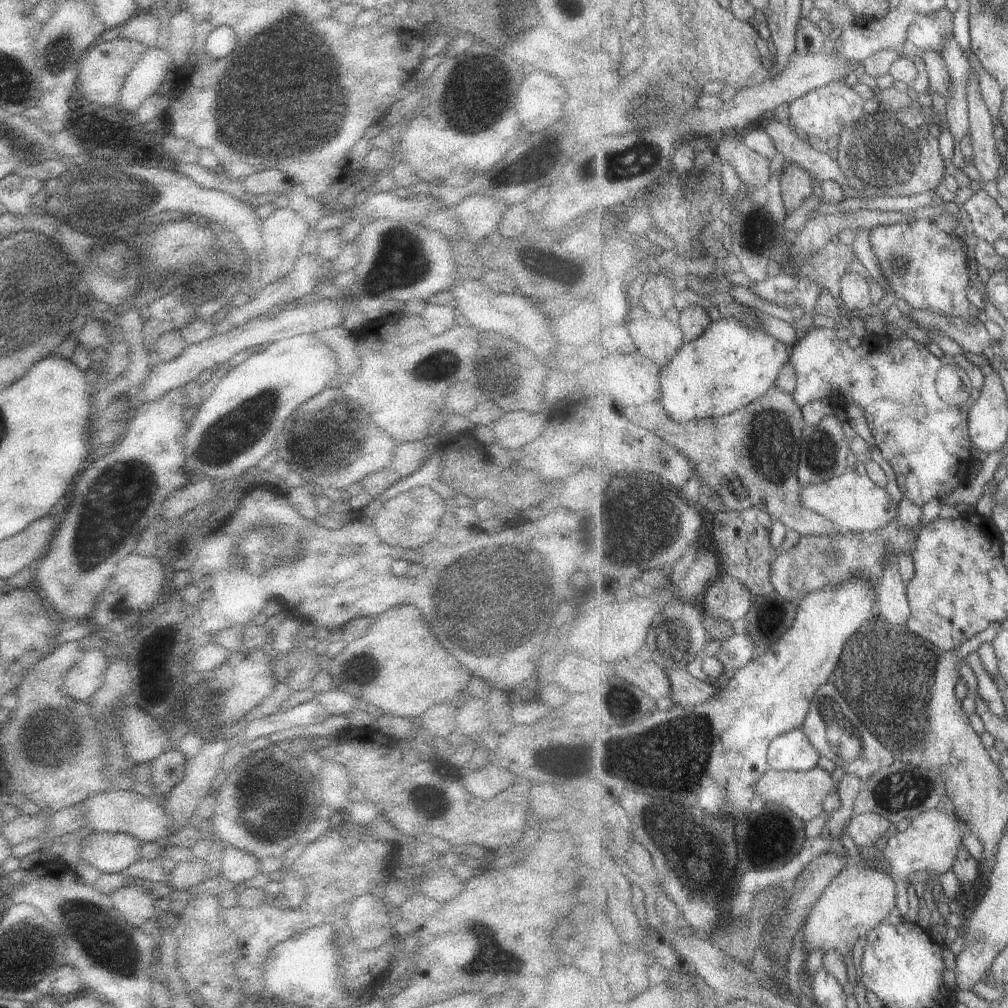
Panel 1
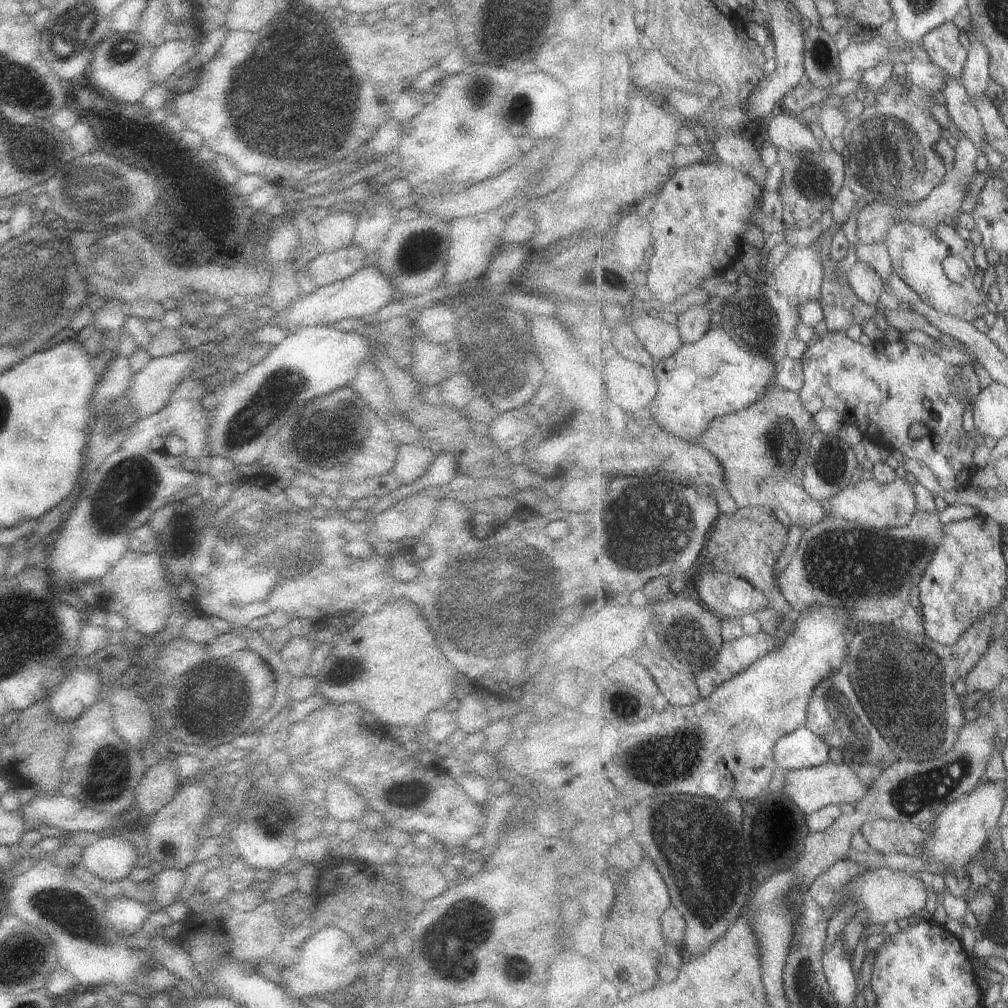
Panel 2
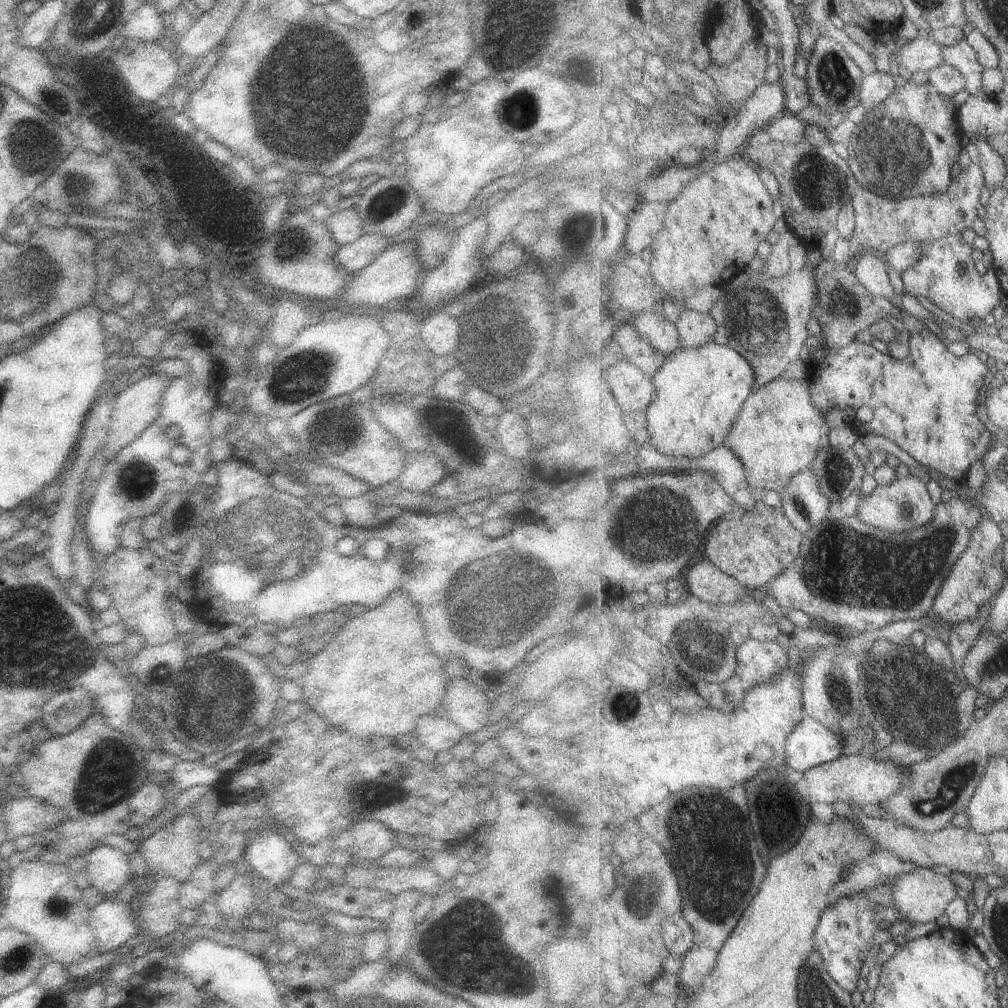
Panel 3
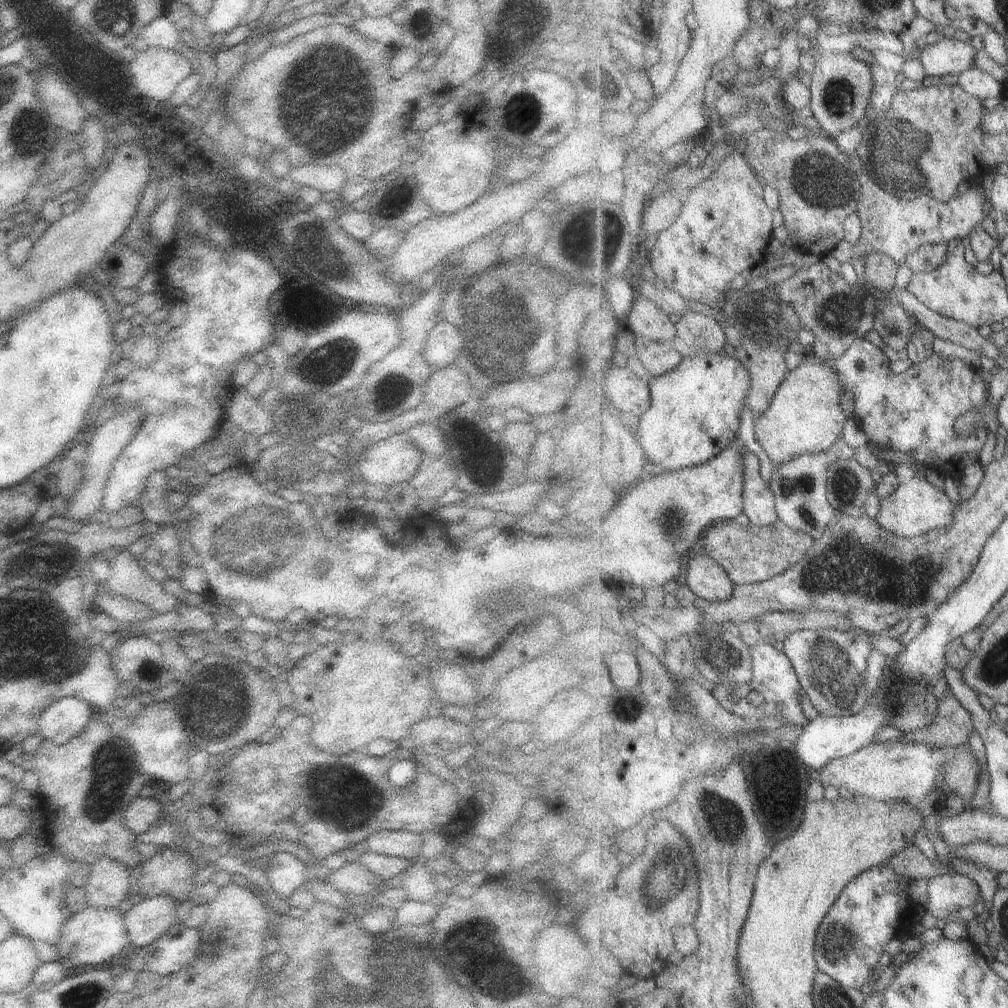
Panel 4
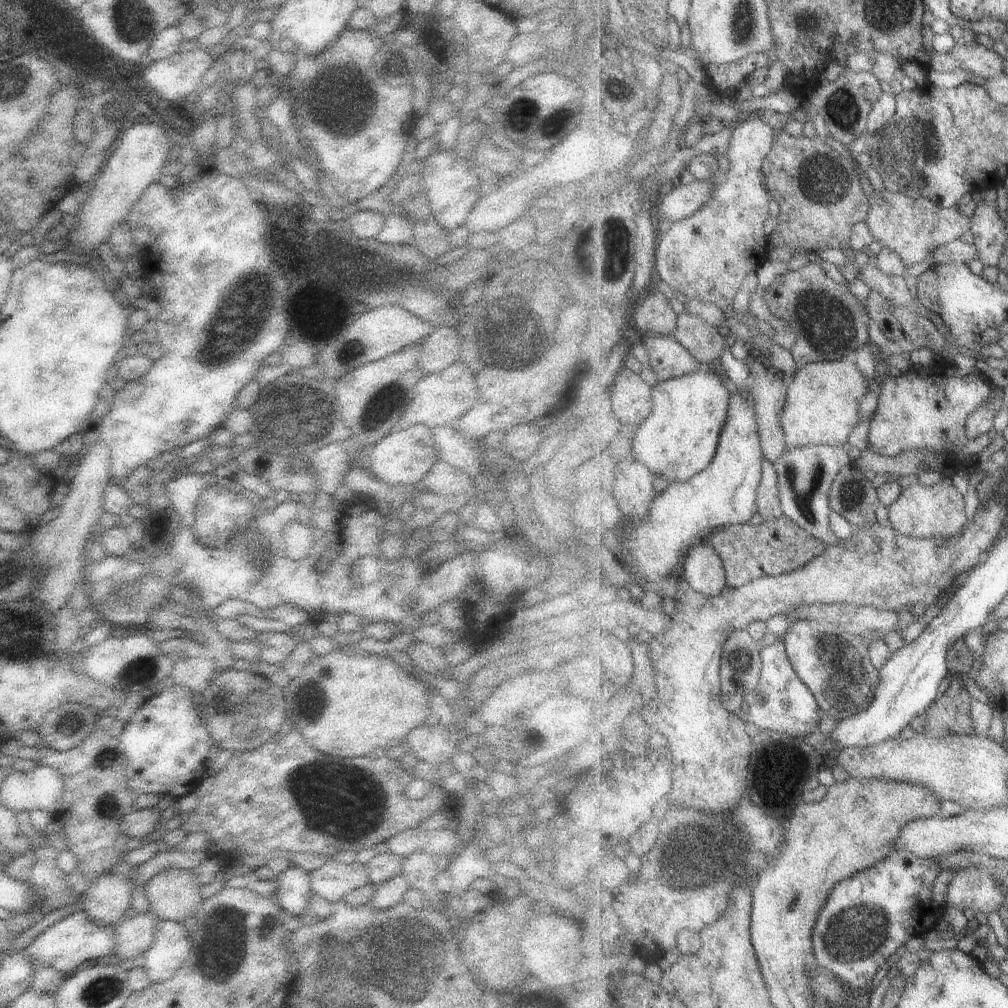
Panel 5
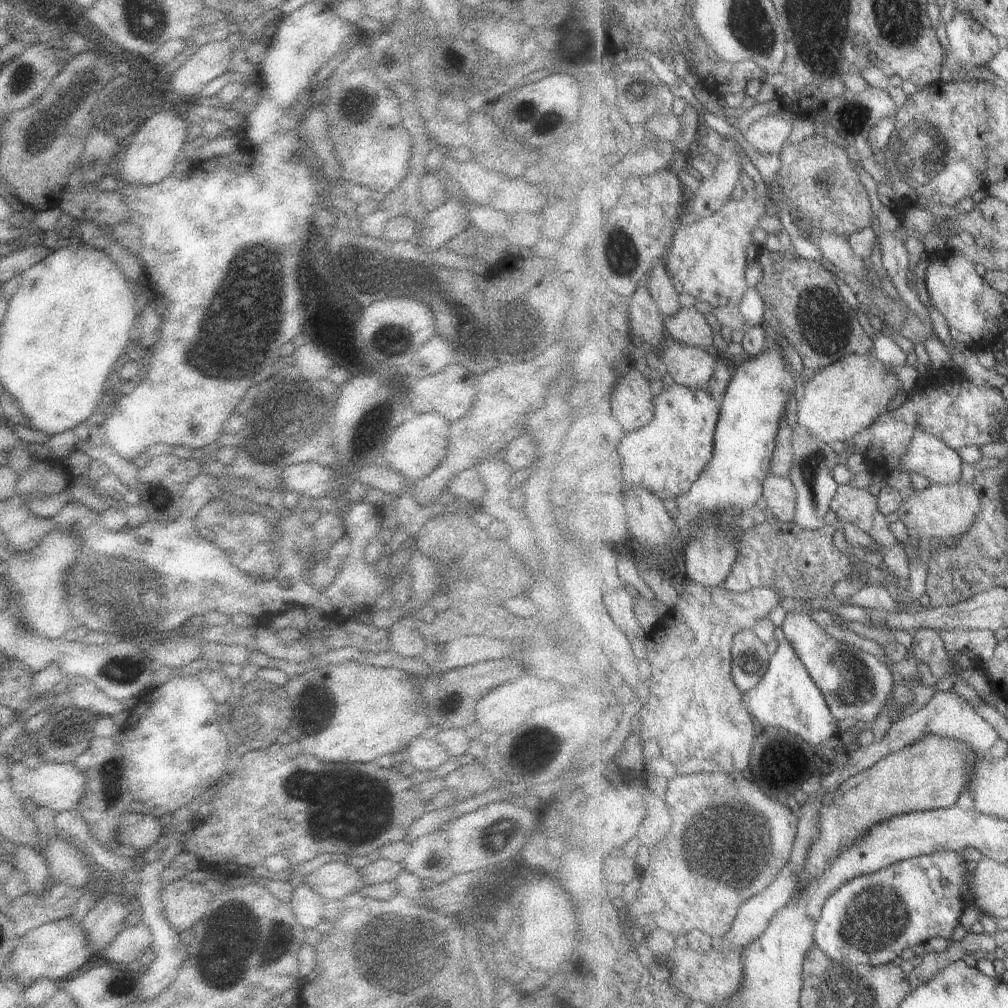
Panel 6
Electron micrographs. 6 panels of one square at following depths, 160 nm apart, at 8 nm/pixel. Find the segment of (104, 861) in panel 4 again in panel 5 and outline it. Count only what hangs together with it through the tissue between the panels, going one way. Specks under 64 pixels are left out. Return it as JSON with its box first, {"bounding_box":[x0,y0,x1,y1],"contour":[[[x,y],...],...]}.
{"bounding_box":[82,873,133,928],"contour":[[[103,873],[88,884],[82,896],[84,910],[98,925],[115,928],[130,908],[133,888],[129,877]]]}

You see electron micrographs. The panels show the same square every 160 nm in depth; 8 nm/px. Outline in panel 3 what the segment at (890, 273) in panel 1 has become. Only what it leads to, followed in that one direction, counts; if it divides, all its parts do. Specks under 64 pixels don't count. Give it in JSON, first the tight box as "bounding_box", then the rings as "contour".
{"bounding_box":[901,235,1001,321],"contour":[[[949,235],[936,241],[921,243],[922,257],[914,267],[901,273],[903,287],[908,297],[925,296],[935,306],[944,310],[957,320],[970,321],[971,318],[983,319],[989,316],[1001,302],[999,278],[993,267],[984,275],[975,268],[973,246],[963,241],[961,235]]]}

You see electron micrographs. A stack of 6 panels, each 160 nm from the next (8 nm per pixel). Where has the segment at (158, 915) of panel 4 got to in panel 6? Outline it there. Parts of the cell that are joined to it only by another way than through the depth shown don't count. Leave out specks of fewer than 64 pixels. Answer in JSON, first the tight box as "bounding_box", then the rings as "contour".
{"bounding_box":[103,920,151,964],"contour":[[[139,920],[133,926],[123,926],[103,955],[106,960],[111,960],[115,964],[131,964],[134,959],[139,960],[151,946],[150,930],[143,921]]]}

